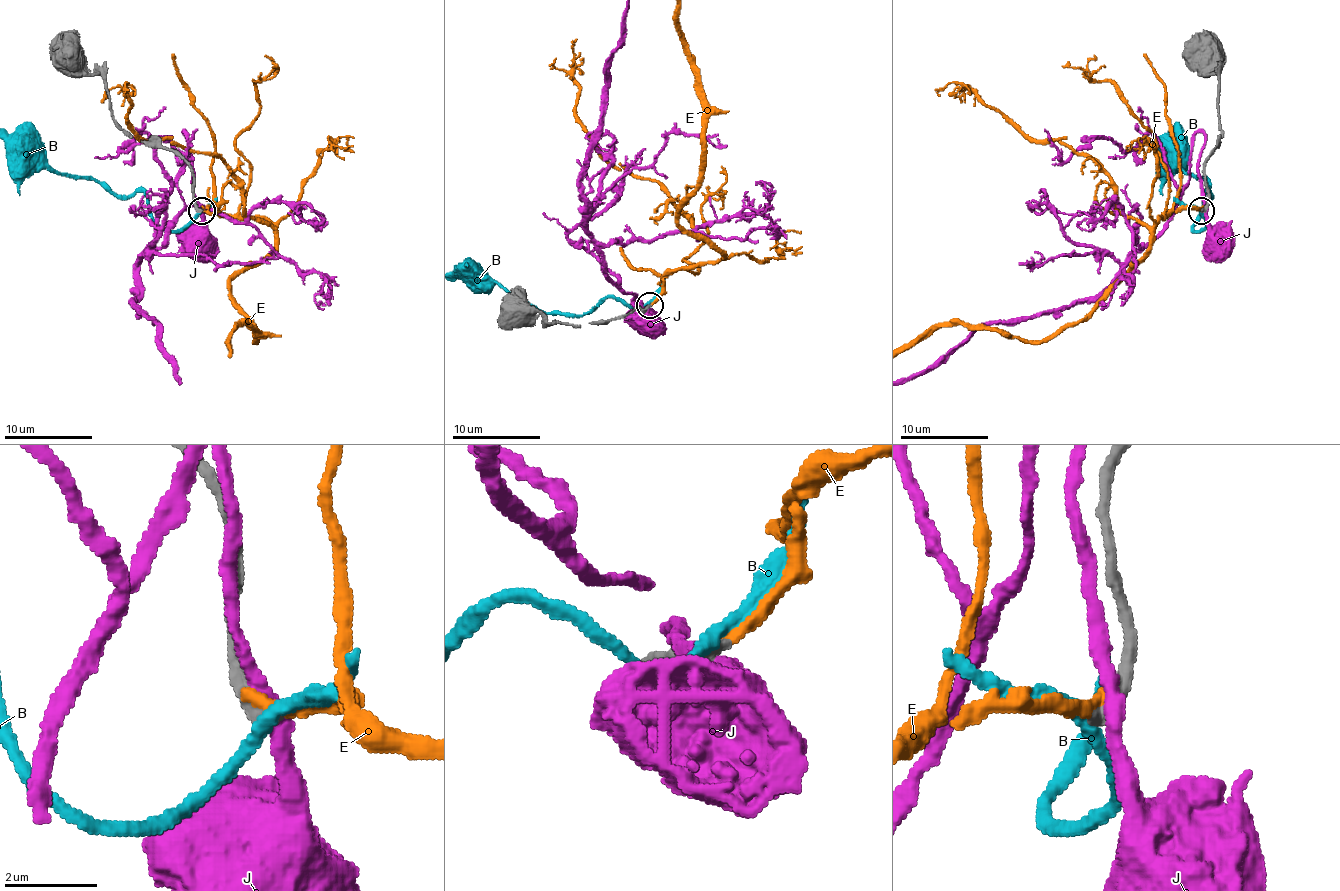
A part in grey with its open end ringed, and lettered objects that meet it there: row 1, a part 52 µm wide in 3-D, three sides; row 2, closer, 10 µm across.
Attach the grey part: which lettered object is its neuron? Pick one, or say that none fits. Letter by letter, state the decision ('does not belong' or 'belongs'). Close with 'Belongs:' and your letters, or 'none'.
B: does not belong
E: does not belong
J: does not belong
Belongs: none

